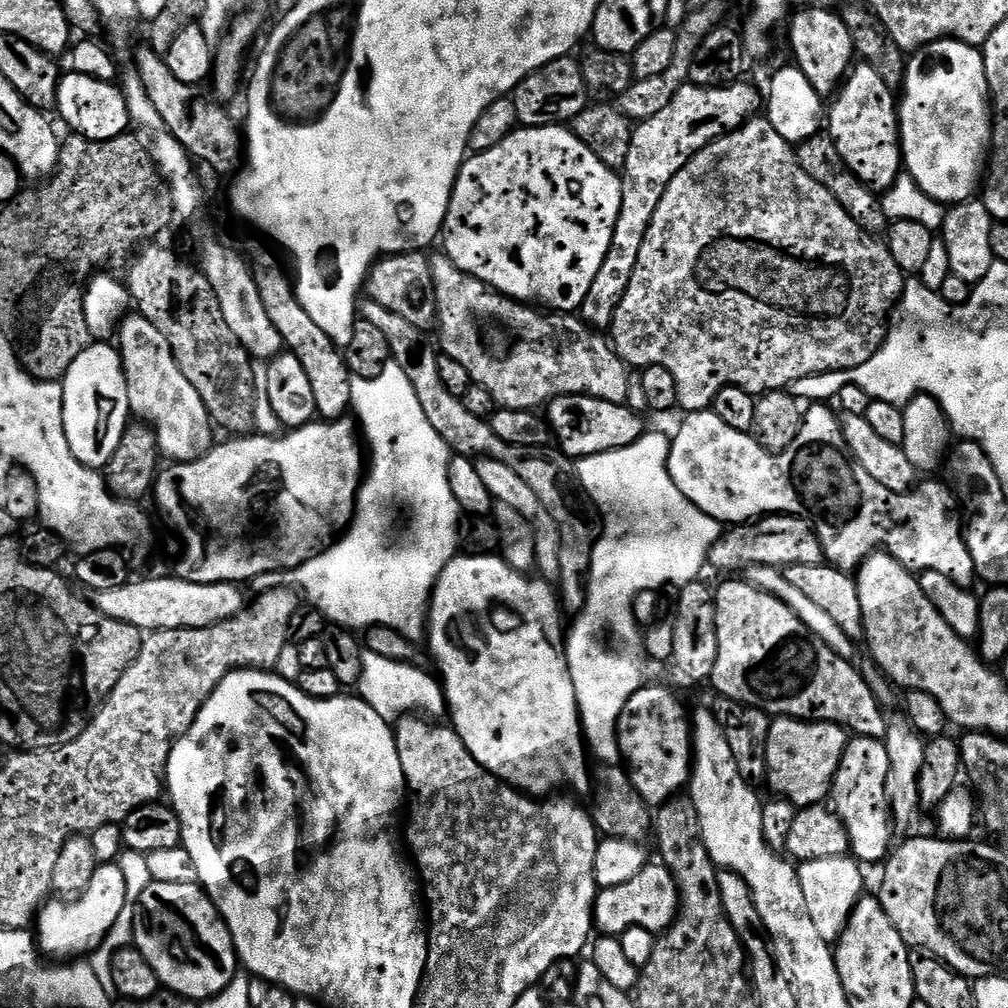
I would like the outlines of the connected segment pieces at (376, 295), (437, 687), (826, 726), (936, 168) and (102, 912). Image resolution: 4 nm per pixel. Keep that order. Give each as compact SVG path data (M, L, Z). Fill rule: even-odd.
M417 250L381 256L368 274L366 296L378 302L378 306L386 306L386 310L394 310L394 314L402 314L406 322L414 322L414 326L428 330L436 324L436 287L431 259L424 255L423 251Z
M373 654L365 655L364 673L358 685L359 695L379 716L385 718L399 717L405 710L419 710L428 718L443 717L446 701L441 681L435 675L427 676L426 673L415 670L411 663L401 663L399 660Z
M776 716L766 742L767 787L772 787L777 797L791 801L797 809L808 808L811 804L824 804L829 799L832 780L842 762L842 754L849 739L848 729L840 724L831 724L825 720L797 720L794 716Z
M951 38L936 40L924 48L917 48L911 53L904 70L903 92L904 97L901 95L898 100L903 167L925 193L945 206L963 204L965 200L973 199L981 187L992 146L994 109L986 82L983 51L962 40Z
M104 862L96 867L90 882L75 898L49 899L38 913L38 947L52 958L80 958L91 954L103 942L126 906L127 886L119 863Z

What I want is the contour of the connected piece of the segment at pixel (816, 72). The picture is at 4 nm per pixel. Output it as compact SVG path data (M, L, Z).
M805 6L791 13L791 24L792 29L788 32L788 40L792 43L793 54L796 55L795 67L800 68L802 74L806 74L806 78L810 78L819 96L831 97L847 77L856 56L855 42L841 13L836 10L831 12L828 8Z

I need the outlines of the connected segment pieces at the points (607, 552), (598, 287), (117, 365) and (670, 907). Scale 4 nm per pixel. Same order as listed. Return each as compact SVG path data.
M648 430L638 438L638 442L630 446L599 452L593 456L581 456L575 461L580 484L602 517L602 531L592 555L592 568L588 572L588 600L584 603L583 612L575 617L576 625L567 629L566 647L570 678L578 698L582 735L591 755L606 764L621 763L618 718L622 714L622 706L626 706L626 702L630 702L632 695L642 686L643 680L640 679L644 676L638 657L628 652L615 652L604 641L608 631L611 628L637 627L634 598L638 598L642 590L664 590L667 584L683 586L699 581L700 571L708 564L710 550L722 534L720 521L698 510L698 506L694 506L694 502L690 502L690 498L686 498L686 494L674 486L674 478L670 478L668 473L669 454L669 437Z
M691 82L683 84L659 114L639 121L633 127L630 154L626 154L622 169L622 210L618 210L614 238L610 238L606 259L578 309L580 319L591 328L604 330L611 325L614 310L618 310L618 302L622 302L626 286L630 286L638 253L642 251L642 241L646 238L646 230L650 230L650 218L654 218L654 210L658 210L658 202L662 202L662 194L666 194L670 178L674 178L674 174L678 174L678 170L682 170L698 150L724 133L743 126L759 113L756 112L759 108L761 111L761 89L759 92L754 85L744 83L725 84L722 88L703 88Z
M108 342L89 343L78 358L74 358L62 383L64 433L74 458L89 466L107 464L110 454L118 450L118 442L122 442L122 434L130 423L124 363L120 360L119 351Z
M649 862L642 870L638 870L638 874L634 874L634 878L630 878L630 882L622 882L622 886L600 888L597 891L594 924L599 931L601 928L604 931L601 933L608 938L619 938L630 926L642 926L651 932L663 934L676 921L676 914L679 911L680 891L676 879L672 877L672 871L663 862Z

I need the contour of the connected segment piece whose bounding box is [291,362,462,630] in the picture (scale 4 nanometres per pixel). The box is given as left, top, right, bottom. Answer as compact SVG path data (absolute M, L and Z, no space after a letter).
M395 362L387 364L382 374L374 378L353 379L351 411L354 416L356 412L355 419L362 429L370 463L356 496L351 525L344 534L348 536L341 535L319 556L299 564L291 573L291 583L299 589L303 599L333 625L352 630L367 630L376 625L401 630L423 629L428 623L428 609L436 580L458 555L459 548L456 547L462 544L462 513L450 491L448 477L450 449L438 430L430 426L430 418L426 418L422 402L418 402L418 394L414 394L414 386L410 384L406 370Z

